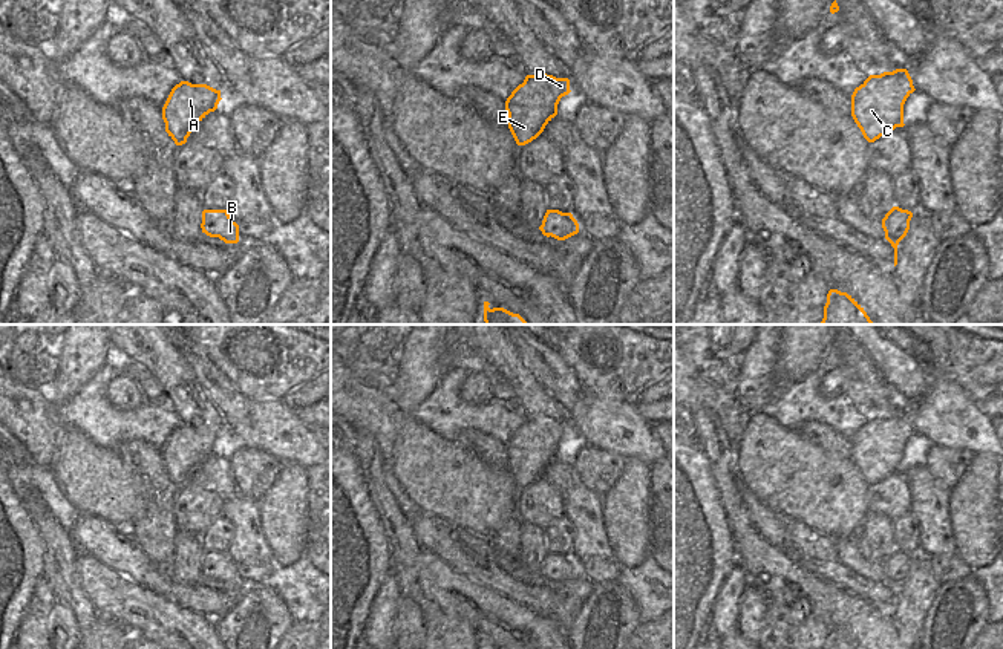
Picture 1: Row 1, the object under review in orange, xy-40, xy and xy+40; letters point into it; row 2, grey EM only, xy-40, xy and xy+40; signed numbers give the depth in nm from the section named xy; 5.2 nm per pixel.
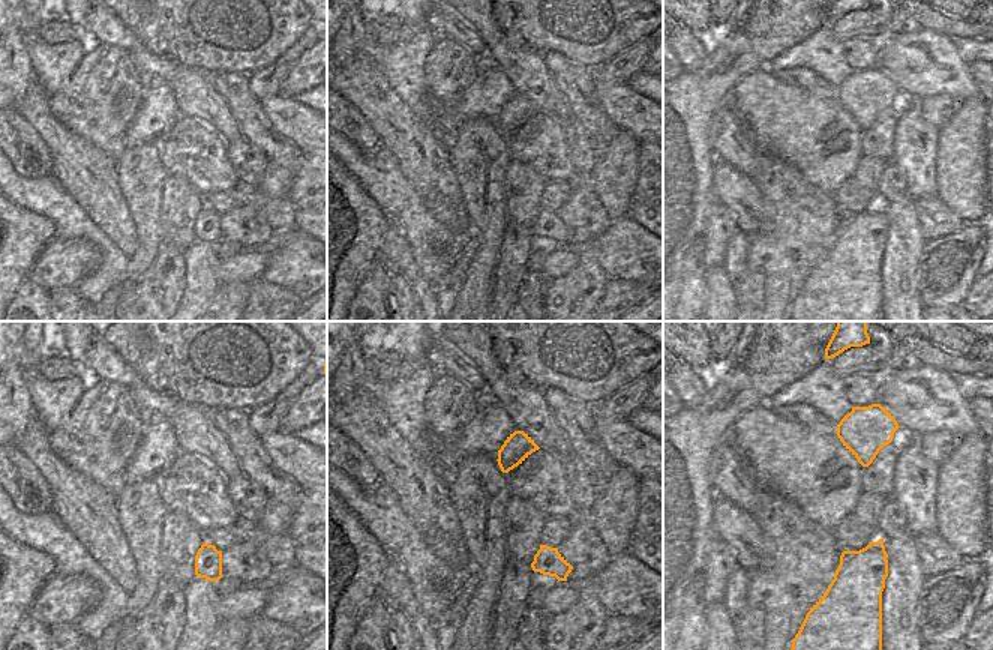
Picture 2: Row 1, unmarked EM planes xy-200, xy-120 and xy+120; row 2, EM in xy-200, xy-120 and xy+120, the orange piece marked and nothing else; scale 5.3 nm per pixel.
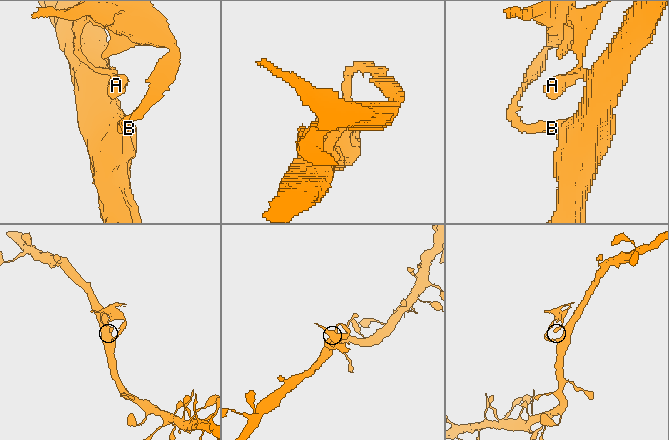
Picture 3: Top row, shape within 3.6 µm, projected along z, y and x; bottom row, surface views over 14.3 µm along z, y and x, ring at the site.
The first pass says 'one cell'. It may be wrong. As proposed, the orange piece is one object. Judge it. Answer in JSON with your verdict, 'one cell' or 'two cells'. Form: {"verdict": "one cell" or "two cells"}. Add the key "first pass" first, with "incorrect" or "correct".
{"first pass": "incorrect", "verdict": "two cells"}

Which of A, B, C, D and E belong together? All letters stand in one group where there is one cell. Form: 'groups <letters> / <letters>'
groups A C D E / B

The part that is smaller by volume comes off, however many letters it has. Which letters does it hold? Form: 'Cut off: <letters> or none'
Cut off: B

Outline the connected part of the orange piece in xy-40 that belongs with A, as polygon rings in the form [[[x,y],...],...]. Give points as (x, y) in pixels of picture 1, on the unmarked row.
[[[176,427],[162,450],[165,475],[175,487],[185,487],[193,471],[217,452],[221,442],[221,433],[207,427]]]

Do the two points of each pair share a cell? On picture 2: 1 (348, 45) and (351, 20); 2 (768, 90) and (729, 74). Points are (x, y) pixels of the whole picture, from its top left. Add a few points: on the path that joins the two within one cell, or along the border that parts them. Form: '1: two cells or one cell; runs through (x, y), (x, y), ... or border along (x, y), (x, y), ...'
1: one cell; runs through (348, 39), (351, 26)
2: two cells; border along (764, 69), (755, 69), (732, 90), (731, 105)

